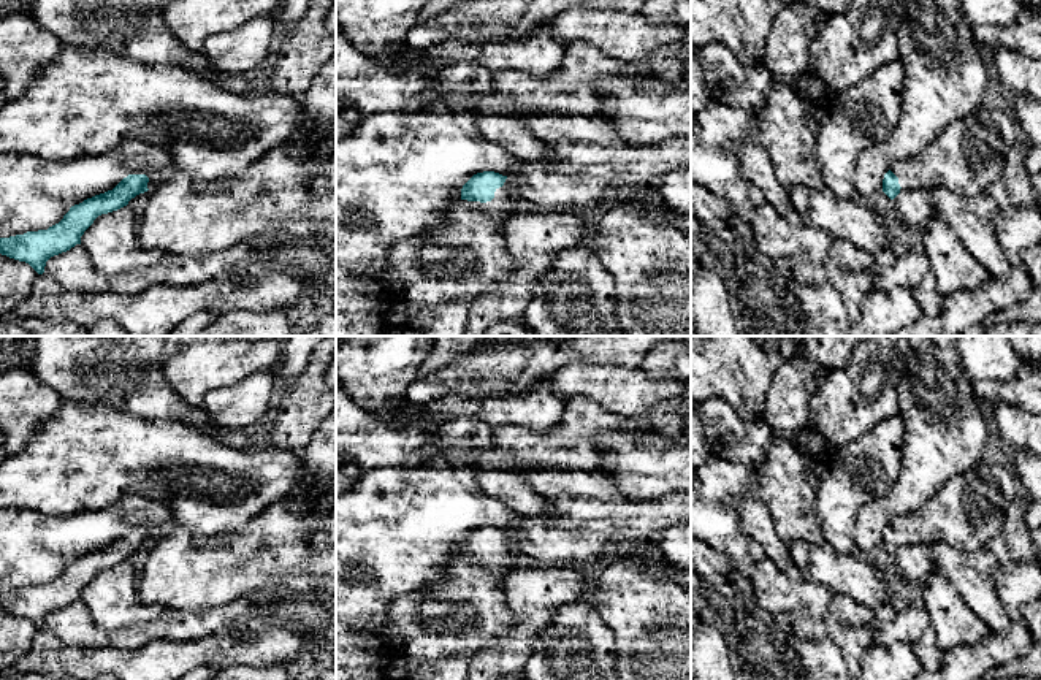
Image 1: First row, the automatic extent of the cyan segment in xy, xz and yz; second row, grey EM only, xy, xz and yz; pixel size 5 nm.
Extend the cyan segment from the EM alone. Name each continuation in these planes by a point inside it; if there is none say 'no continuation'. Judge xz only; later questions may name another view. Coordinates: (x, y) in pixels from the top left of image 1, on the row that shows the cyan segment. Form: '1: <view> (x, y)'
1: xz (458, 260)

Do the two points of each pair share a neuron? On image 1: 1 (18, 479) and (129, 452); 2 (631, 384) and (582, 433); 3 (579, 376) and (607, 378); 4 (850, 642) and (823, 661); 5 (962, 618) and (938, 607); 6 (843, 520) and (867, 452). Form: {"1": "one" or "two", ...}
{"1": "one", "2": "two", "3": "one", "4": "two", "5": "one", "6": "one"}

